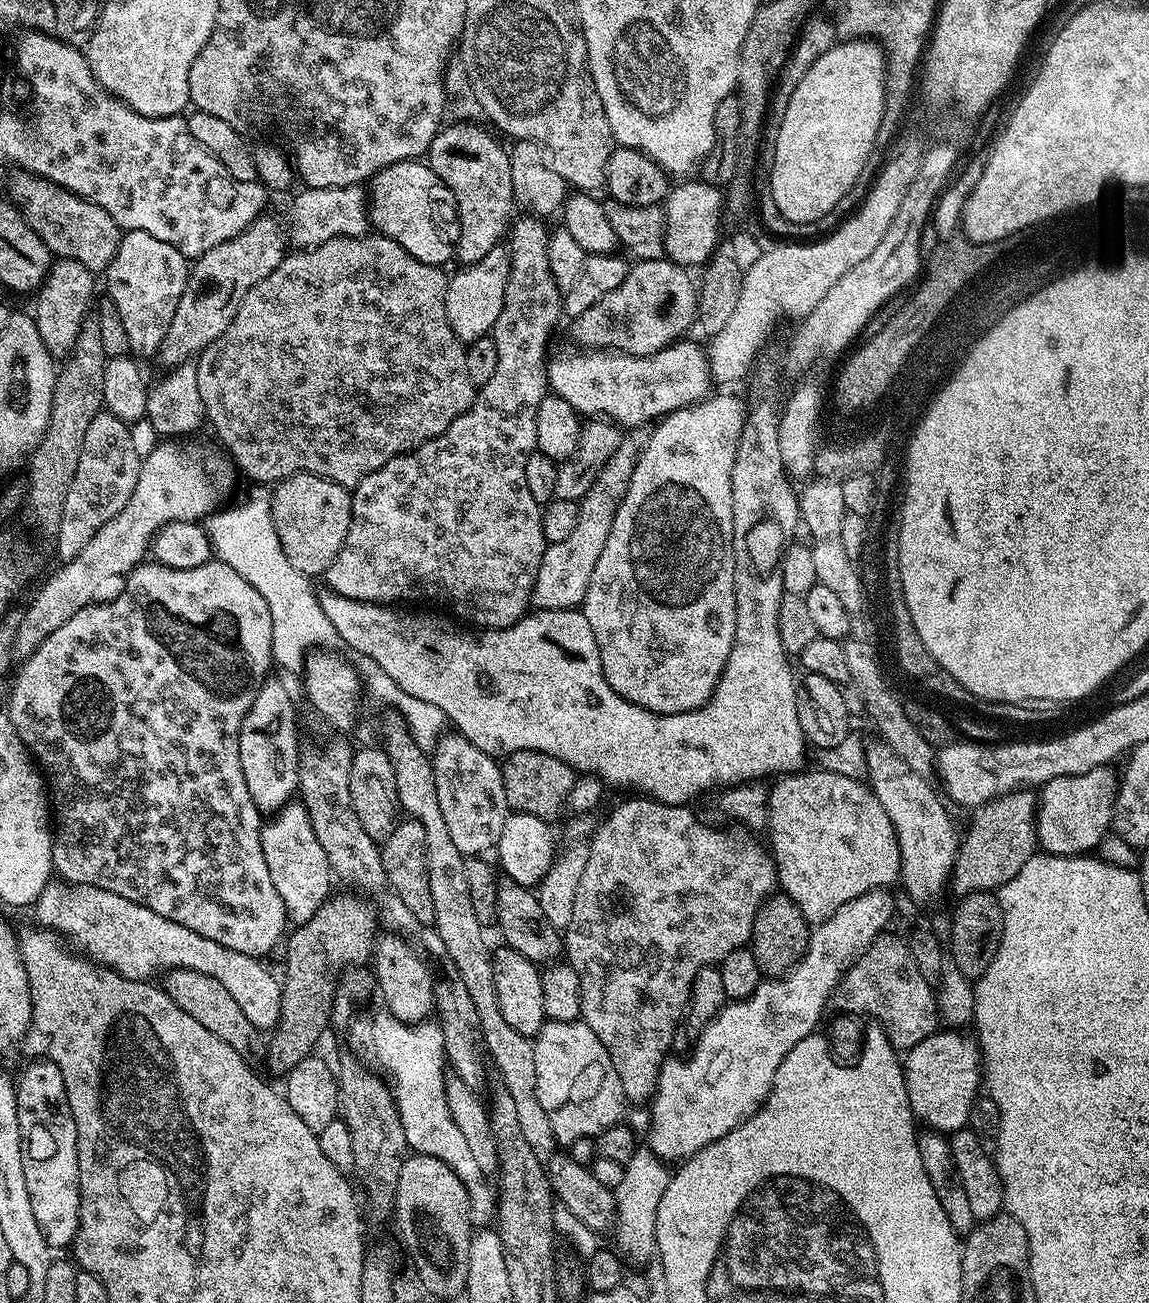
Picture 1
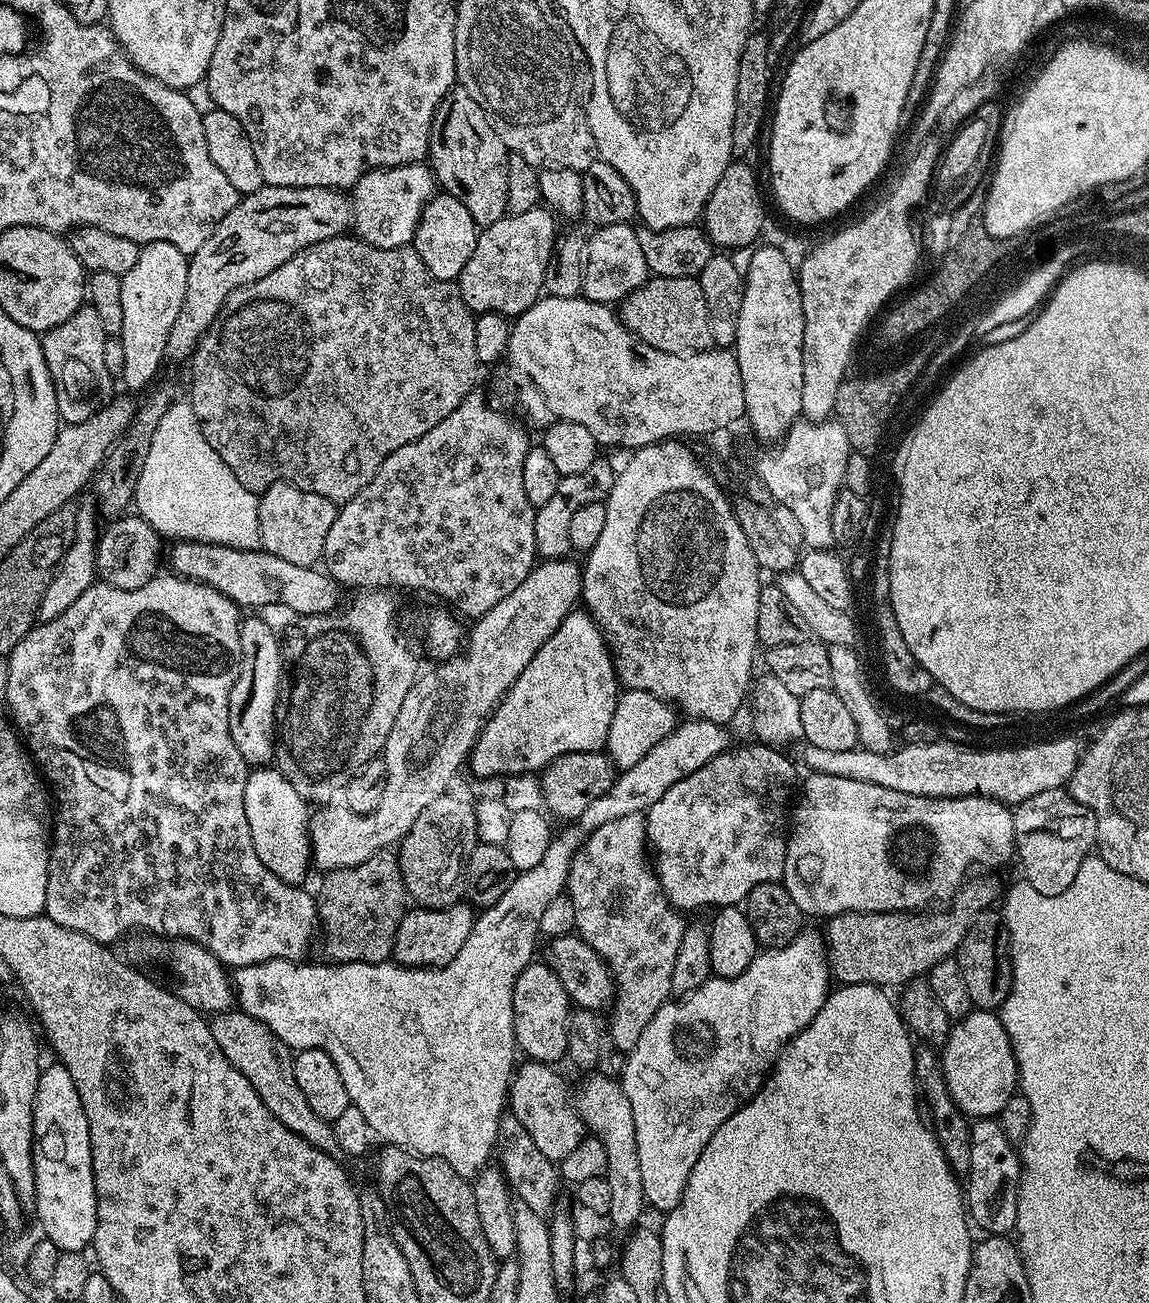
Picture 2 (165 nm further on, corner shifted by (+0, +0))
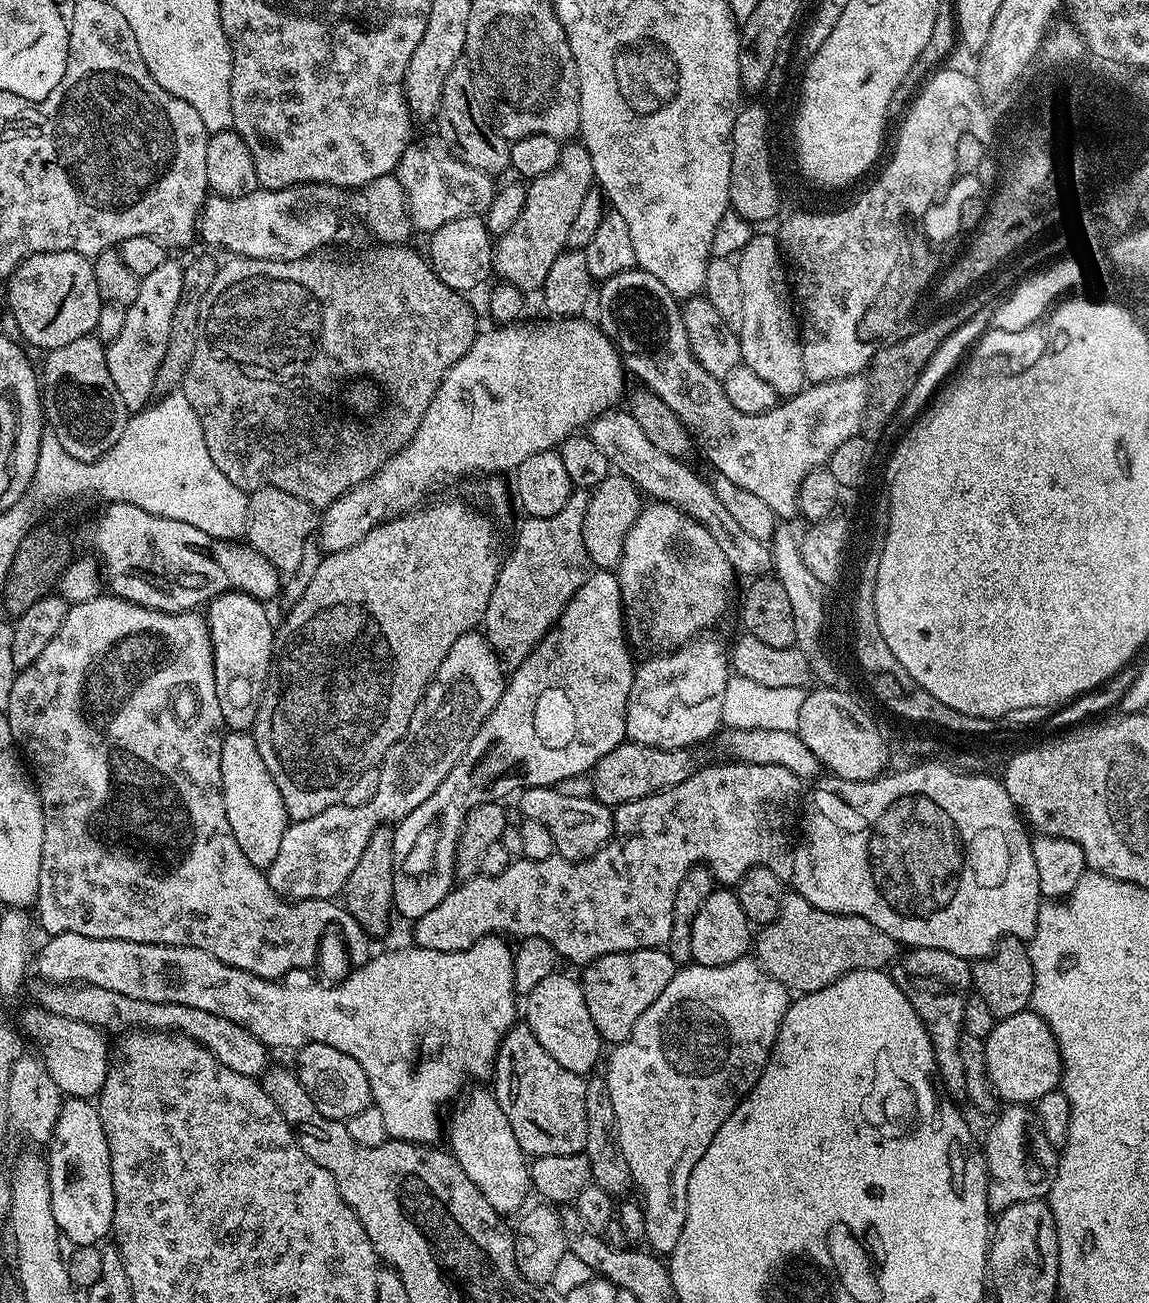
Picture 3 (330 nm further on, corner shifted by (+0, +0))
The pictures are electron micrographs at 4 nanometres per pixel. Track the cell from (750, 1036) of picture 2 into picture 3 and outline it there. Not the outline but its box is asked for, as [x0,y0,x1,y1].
[606,958,790,1254]

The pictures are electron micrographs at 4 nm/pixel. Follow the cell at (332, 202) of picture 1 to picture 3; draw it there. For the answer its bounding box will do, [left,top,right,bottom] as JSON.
[394,134,498,234]

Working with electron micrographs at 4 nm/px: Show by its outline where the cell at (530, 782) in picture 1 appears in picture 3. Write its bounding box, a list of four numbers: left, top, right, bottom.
[592,742,698,806]

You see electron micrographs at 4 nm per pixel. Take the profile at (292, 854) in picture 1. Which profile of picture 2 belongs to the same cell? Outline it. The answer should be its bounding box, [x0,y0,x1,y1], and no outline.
[244,766,313,886]

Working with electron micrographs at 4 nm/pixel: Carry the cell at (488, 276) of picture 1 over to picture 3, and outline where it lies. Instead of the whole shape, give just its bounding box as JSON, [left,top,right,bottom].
[492,142,593,294]

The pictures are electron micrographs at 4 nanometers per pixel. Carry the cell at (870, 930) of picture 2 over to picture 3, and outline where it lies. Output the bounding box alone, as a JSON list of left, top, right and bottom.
[754,895,898,994]

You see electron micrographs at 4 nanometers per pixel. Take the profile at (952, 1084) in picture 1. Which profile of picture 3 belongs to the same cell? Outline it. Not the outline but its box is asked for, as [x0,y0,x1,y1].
[985,1010,1061,1105]

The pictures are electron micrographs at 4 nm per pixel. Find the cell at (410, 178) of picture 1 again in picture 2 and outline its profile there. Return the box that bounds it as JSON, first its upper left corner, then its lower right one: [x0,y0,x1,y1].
[411,194,478,281]

